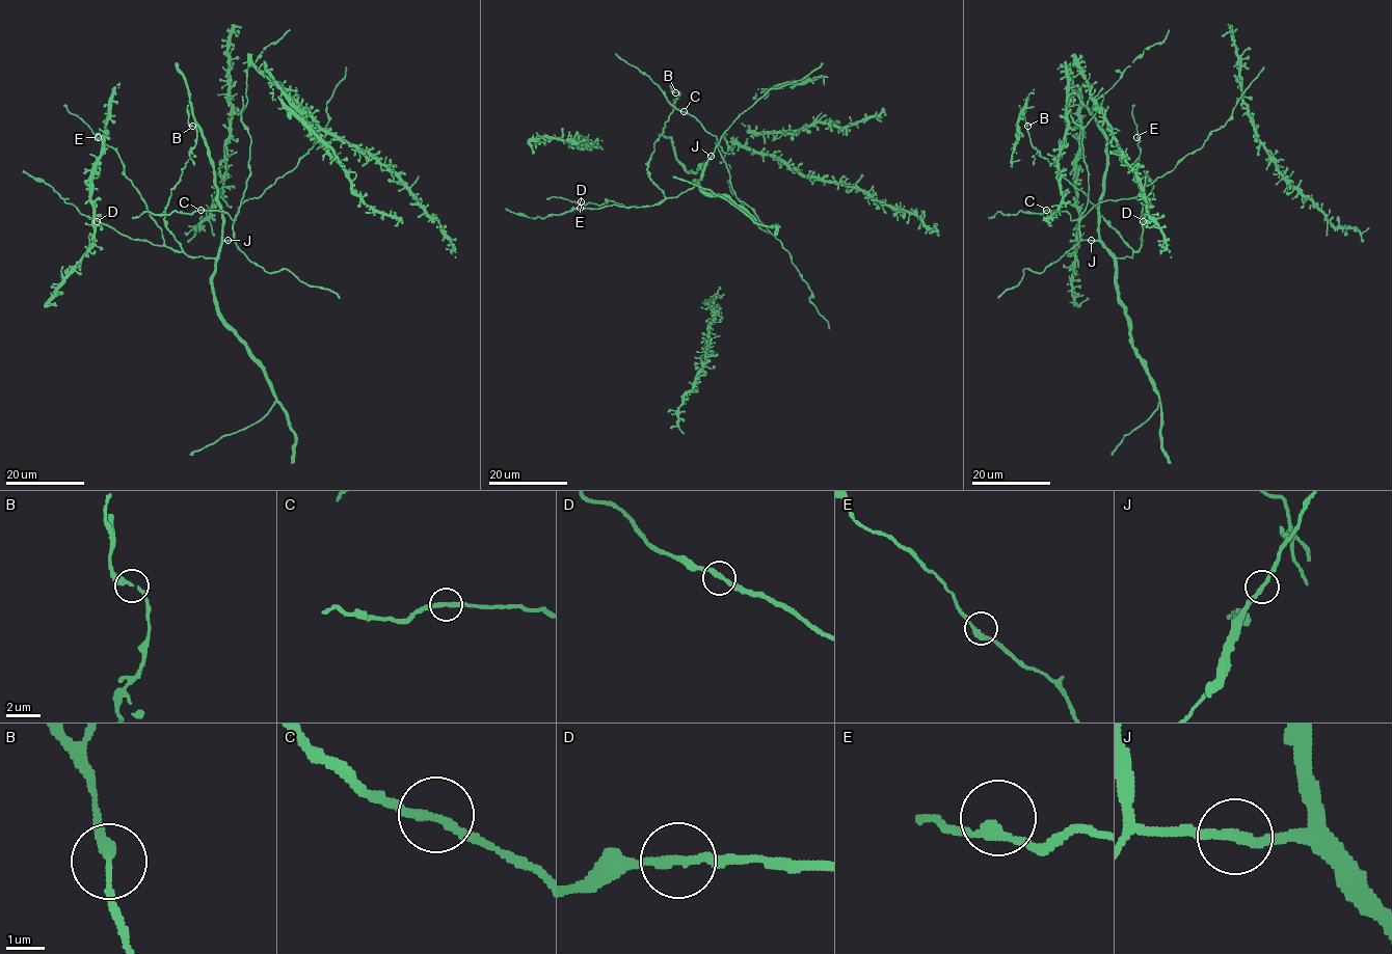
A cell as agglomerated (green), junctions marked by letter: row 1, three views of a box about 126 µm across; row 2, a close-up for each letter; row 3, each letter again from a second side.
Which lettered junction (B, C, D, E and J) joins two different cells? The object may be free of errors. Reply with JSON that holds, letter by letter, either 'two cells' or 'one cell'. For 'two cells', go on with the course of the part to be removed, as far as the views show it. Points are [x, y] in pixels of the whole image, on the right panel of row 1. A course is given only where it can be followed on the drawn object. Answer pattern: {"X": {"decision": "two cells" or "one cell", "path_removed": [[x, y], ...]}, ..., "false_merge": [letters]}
{"B": {"decision": "one cell"}, "C": {"decision": "one cell"}, "D": {"decision": "one cell"}, "E": {"decision": "one cell"}, "J": {"decision": "one cell"}, "false_merge": []}

